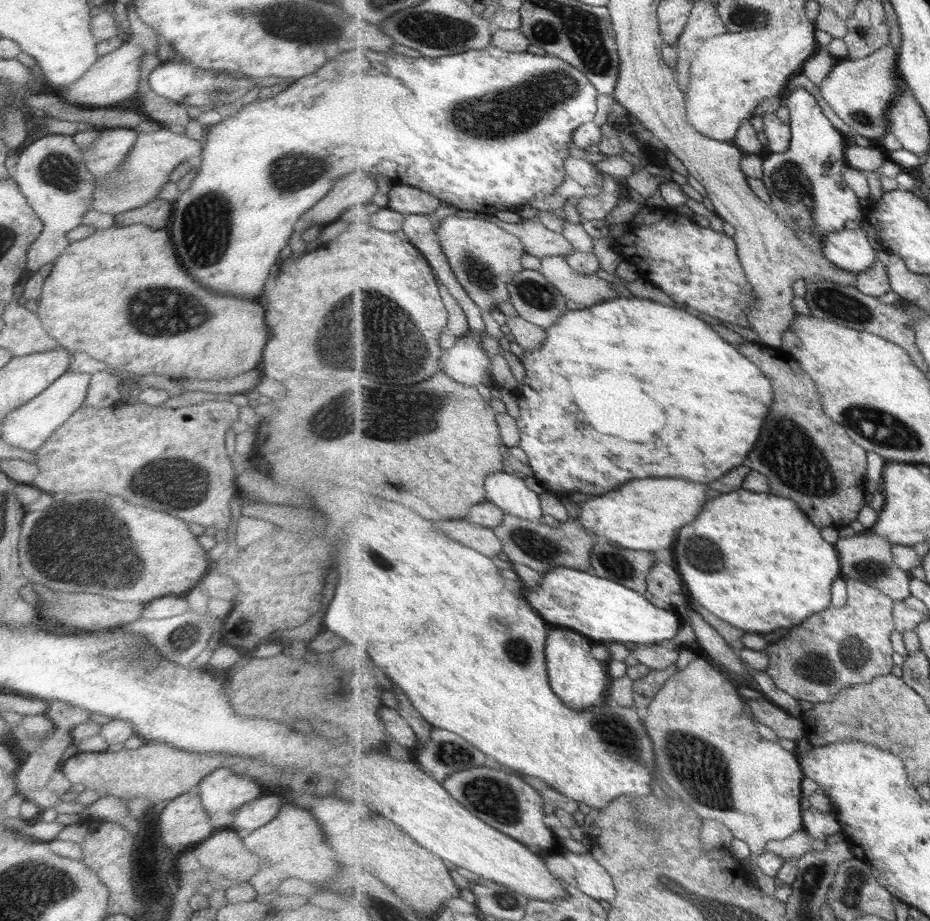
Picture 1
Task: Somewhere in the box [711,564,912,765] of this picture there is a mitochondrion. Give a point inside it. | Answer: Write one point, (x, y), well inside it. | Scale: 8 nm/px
(856, 652)

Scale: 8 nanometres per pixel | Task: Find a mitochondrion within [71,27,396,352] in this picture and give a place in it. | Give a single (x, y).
(202, 230)

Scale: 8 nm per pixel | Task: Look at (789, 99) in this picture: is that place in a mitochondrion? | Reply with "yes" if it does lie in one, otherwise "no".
no

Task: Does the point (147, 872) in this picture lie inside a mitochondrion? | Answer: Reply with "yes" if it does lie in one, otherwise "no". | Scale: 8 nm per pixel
no

